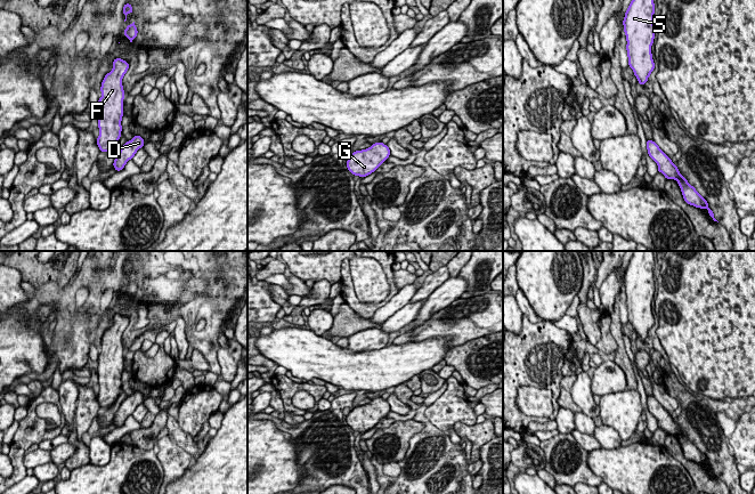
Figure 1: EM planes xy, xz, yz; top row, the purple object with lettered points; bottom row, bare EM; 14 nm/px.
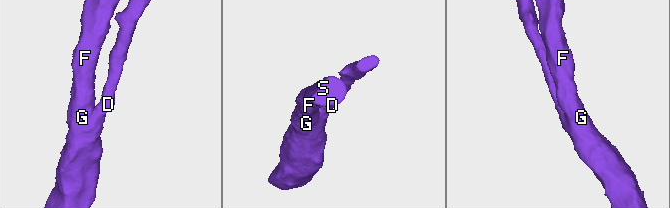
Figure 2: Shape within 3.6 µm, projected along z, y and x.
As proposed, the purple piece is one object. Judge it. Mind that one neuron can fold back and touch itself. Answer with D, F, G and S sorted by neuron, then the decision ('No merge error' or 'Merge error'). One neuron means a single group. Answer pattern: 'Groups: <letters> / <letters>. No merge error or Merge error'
Groups: D F G S. No merge error

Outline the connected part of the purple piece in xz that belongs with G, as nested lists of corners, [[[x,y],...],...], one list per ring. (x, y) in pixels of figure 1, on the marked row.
[[[382,141],[372,144],[370,148],[356,151],[347,160],[347,169],[362,178],[374,172],[390,156],[388,145]]]

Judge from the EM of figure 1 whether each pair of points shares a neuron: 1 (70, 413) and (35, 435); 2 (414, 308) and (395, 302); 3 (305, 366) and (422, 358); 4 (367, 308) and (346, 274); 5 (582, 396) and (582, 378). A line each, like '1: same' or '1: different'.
1: different
2: different
3: same
4: same
5: same

